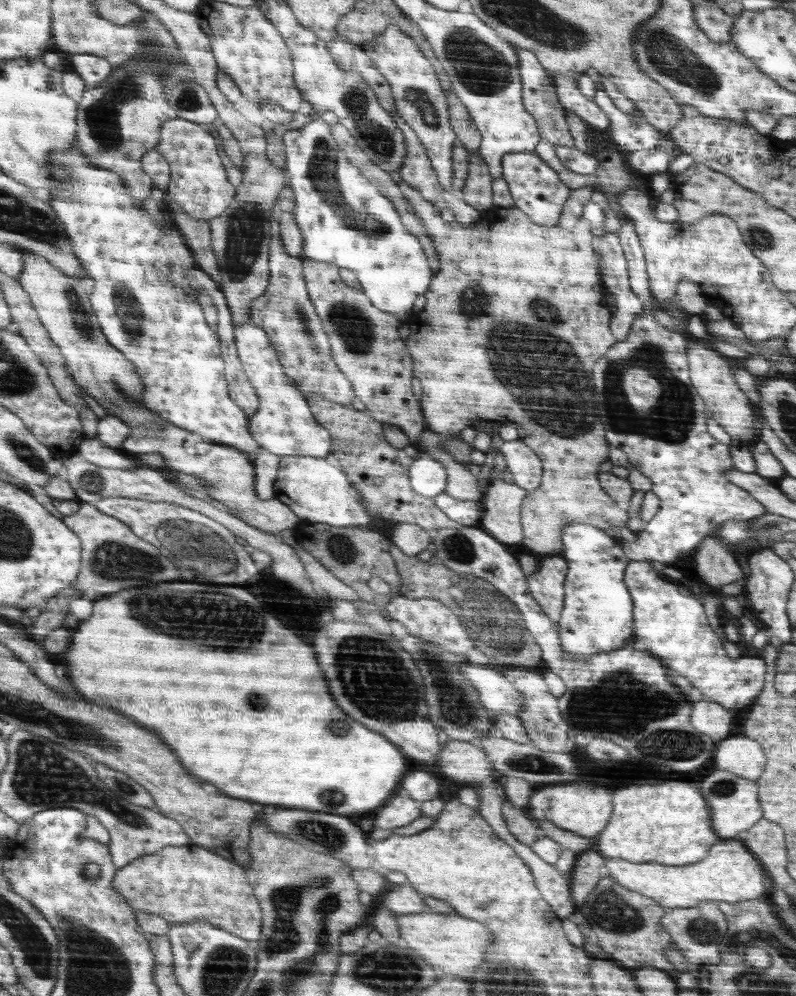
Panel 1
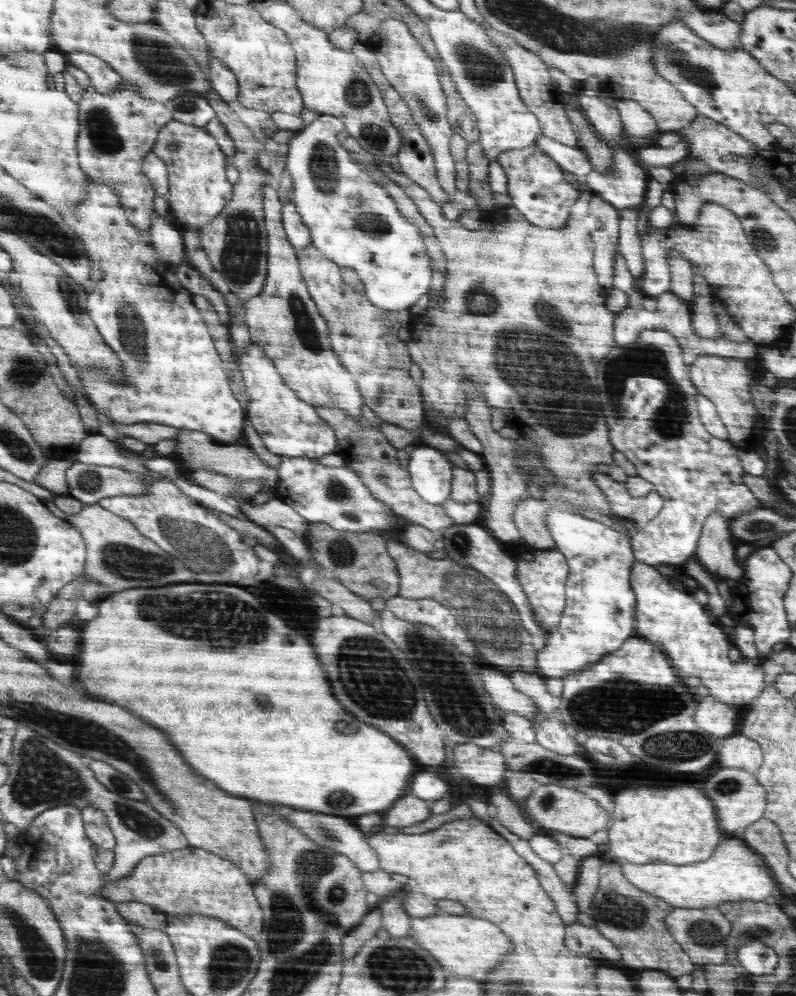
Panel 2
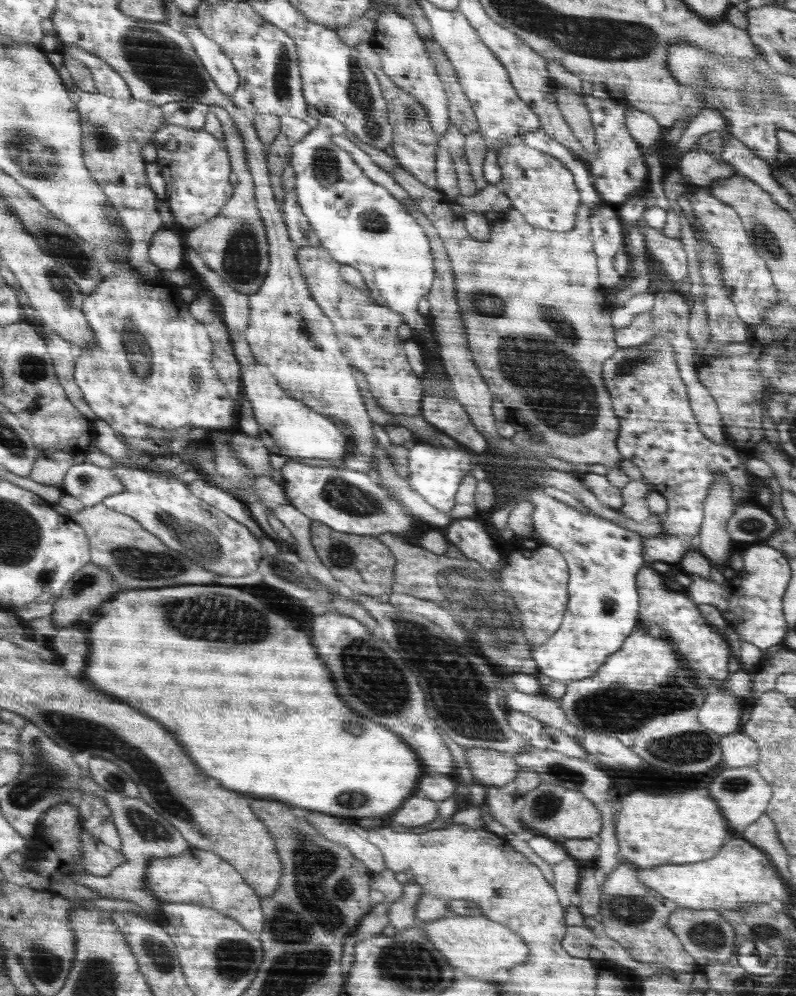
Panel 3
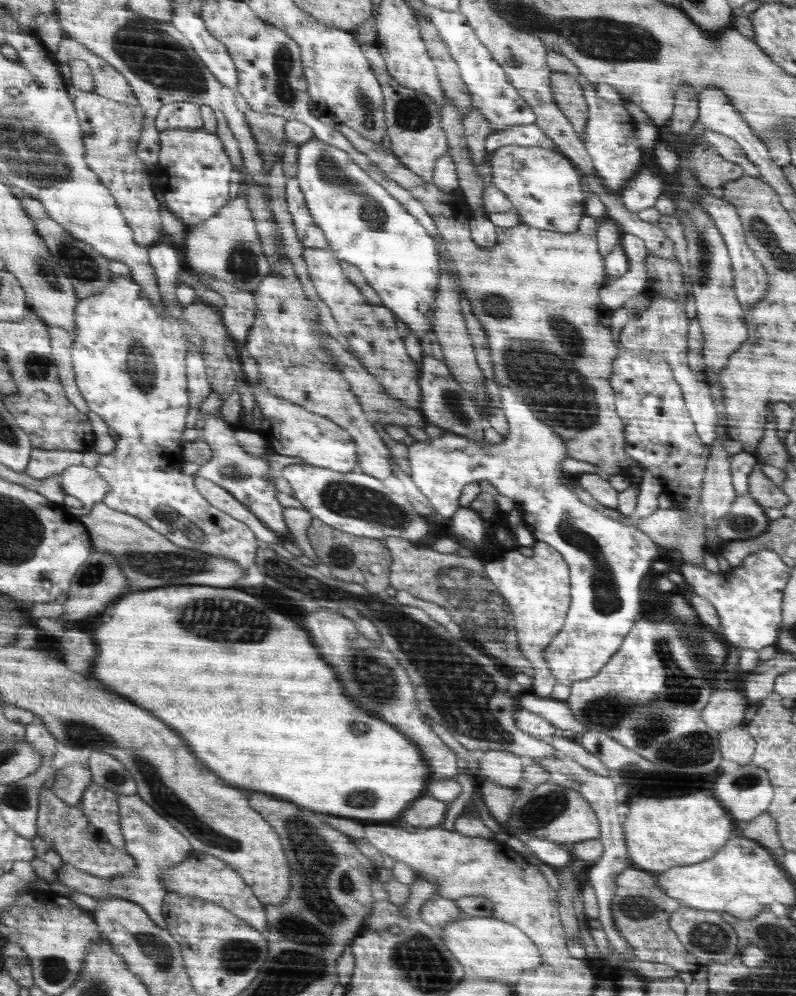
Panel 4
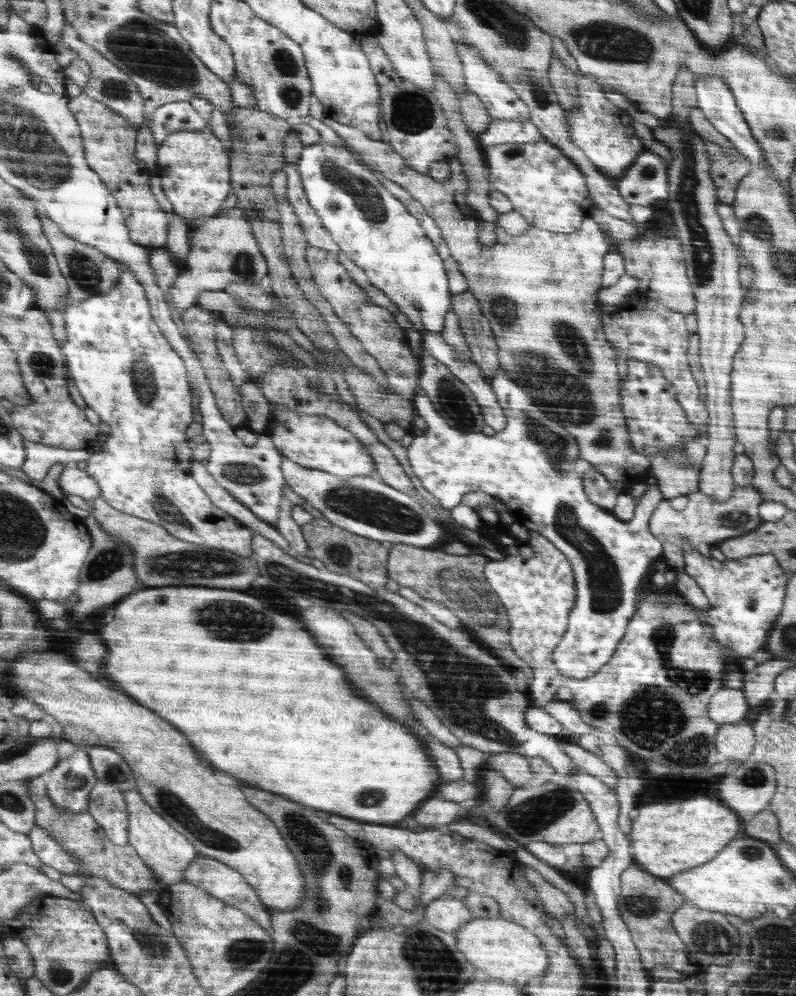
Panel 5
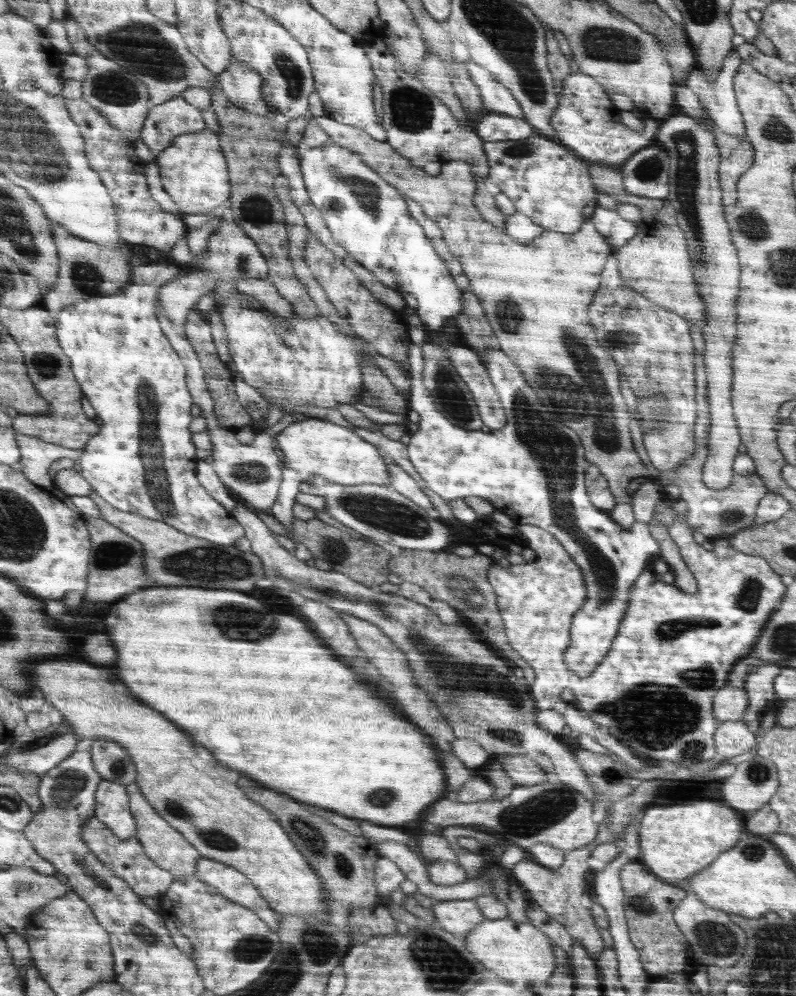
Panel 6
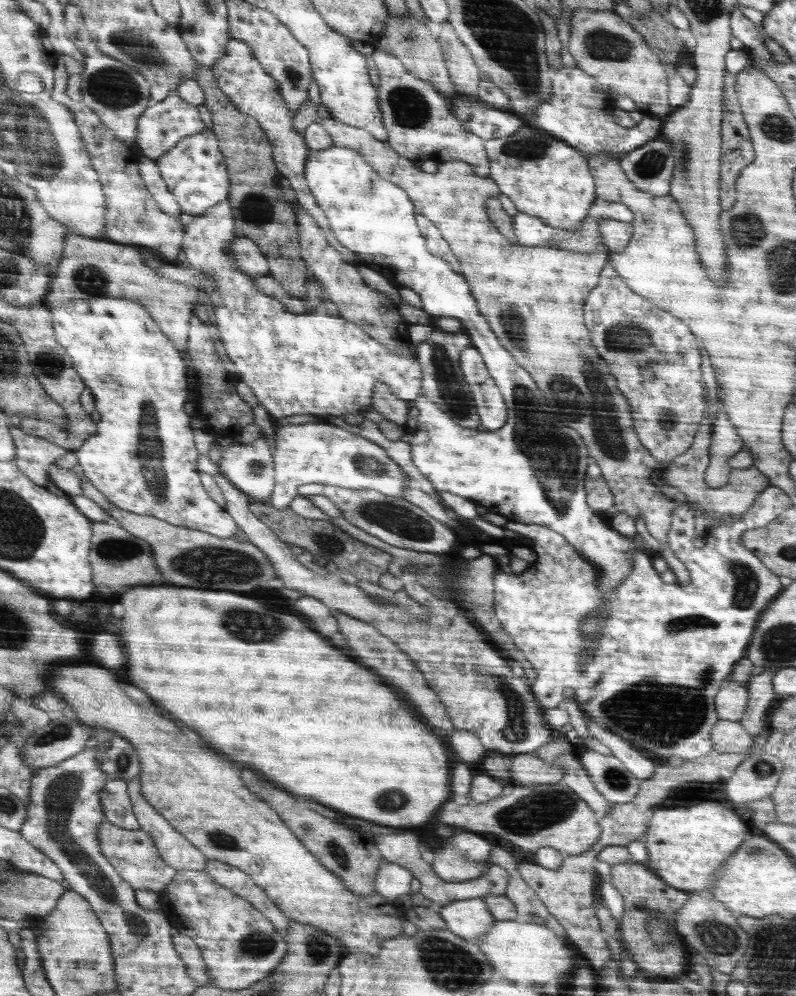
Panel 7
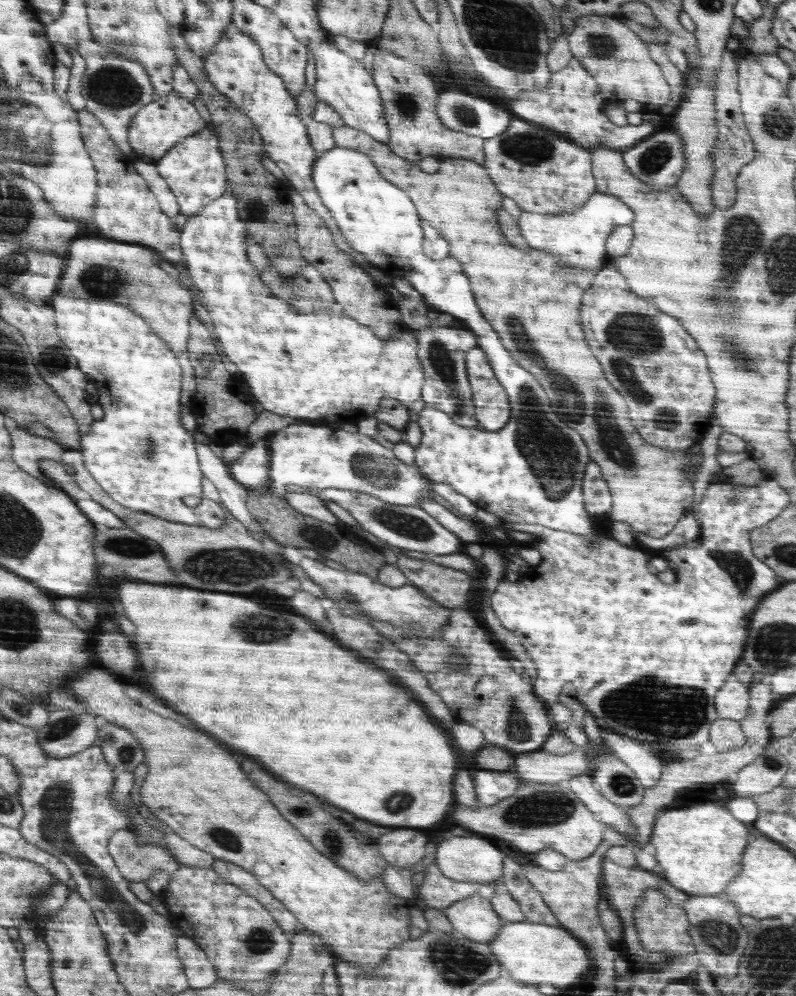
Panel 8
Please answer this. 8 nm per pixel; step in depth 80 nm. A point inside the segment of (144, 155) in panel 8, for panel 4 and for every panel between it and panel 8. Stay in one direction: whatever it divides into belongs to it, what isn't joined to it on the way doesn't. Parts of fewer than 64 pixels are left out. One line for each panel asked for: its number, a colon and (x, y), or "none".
4: (180, 115)
5: (174, 117)
6: (165, 123)
7: (164, 125)

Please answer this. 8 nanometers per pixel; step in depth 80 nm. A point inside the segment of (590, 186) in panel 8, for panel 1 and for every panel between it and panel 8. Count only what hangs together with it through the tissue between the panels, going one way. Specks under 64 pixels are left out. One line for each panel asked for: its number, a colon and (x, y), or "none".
1: (536, 189)
2: (536, 185)
3: (539, 186)
4: (544, 186)
5: (548, 189)
6: (545, 180)
7: (545, 177)

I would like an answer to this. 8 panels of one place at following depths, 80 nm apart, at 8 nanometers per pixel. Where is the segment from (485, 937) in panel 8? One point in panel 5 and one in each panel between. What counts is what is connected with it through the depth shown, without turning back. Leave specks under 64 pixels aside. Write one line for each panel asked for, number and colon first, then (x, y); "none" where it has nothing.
5: (448, 914)
6: (457, 917)
7: (470, 918)

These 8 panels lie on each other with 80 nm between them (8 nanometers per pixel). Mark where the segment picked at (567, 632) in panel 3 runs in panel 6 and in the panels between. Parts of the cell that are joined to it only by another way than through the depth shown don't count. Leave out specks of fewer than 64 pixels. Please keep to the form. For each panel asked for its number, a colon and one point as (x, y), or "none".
4: (606, 558)
5: (534, 465)
6: (534, 469)

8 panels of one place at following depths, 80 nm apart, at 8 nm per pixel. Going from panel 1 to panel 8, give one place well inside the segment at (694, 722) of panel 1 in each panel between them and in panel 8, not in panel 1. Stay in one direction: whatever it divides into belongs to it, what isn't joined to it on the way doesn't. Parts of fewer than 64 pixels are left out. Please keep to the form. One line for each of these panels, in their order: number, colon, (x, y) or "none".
2: (714, 717)
3: (720, 713)
4: (725, 710)
5: (729, 706)
6: (730, 702)
7: (730, 702)
8: (731, 702)

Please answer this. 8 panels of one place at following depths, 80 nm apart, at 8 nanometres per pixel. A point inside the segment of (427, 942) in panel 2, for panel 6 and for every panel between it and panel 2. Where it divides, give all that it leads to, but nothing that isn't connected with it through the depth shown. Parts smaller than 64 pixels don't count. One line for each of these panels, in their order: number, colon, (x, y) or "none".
3: (475, 945)
4: (487, 946)
5: (506, 950)
6: (515, 951)

